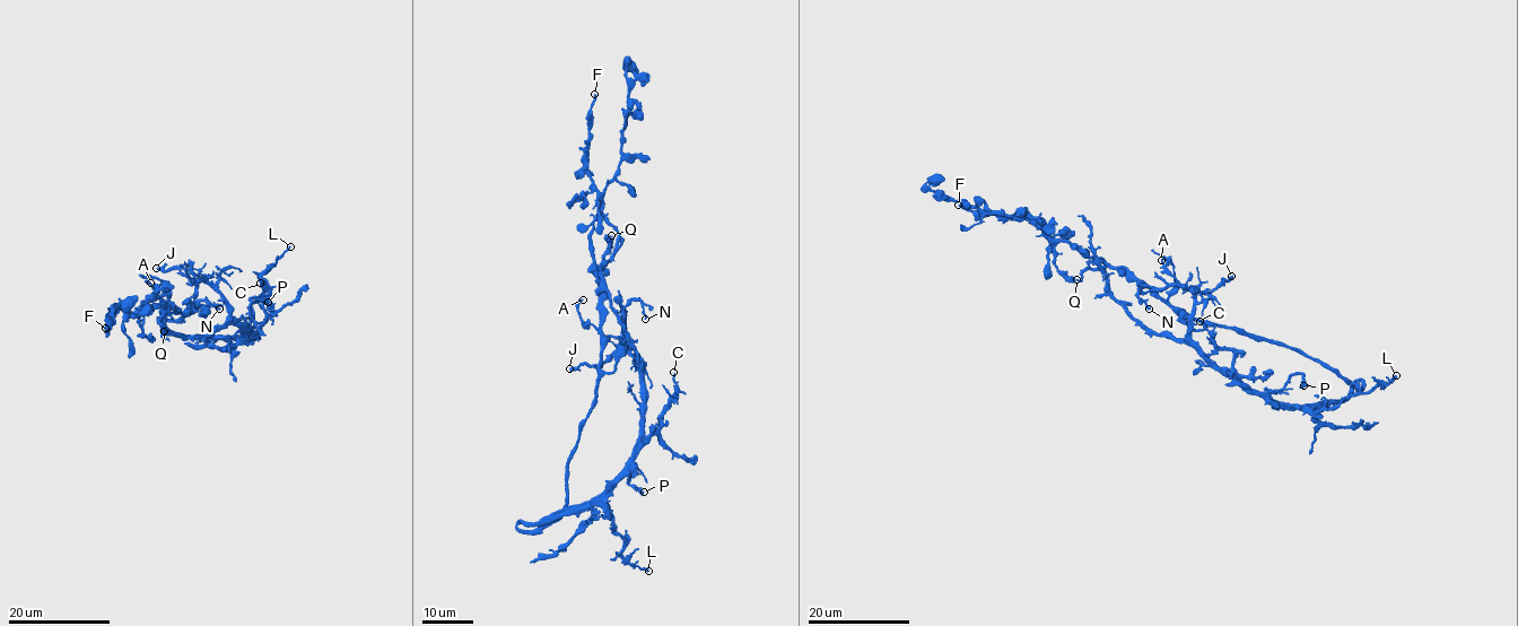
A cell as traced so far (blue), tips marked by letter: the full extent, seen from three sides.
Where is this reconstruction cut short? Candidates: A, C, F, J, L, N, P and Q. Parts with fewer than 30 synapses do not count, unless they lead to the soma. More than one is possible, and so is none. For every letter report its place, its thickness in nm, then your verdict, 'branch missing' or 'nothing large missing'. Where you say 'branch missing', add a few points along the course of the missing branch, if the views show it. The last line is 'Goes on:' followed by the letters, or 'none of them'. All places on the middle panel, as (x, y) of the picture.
A: place (583, 300); calibre 280 nm; nothing large missing
C: place (673, 372); calibre 180 nm; nothing large missing
F: place (594, 94); calibre 280 nm; nothing large missing
J: place (569, 368); calibre 400 nm; nothing large missing
L: place (648, 571); calibre 200 nm; nothing large missing
N: place (645, 319); calibre 260 nm; nothing large missing
P: place (644, 492); calibre 400 nm; nothing large missing
Q: place (611, 235); calibre 180 nm; nothing large missing
Goes on: none of them

